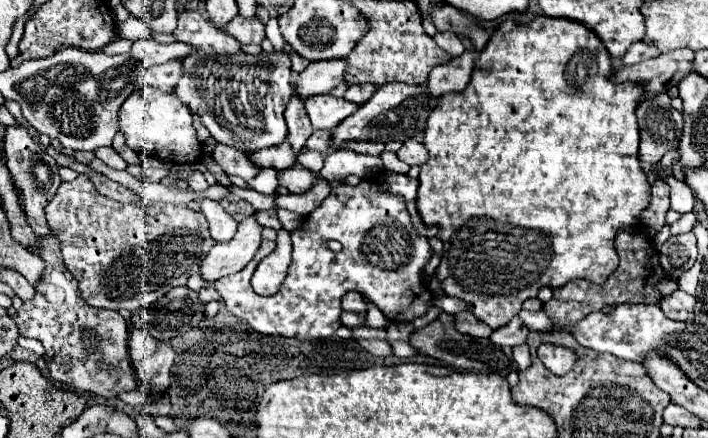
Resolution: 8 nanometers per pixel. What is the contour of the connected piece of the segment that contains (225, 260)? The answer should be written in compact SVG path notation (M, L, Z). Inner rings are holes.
M255 215L243 219L231 241L213 245L201 265L201 275L207 281L217 281L225 275L241 271L255 257L261 245L261 231L263 227Z

